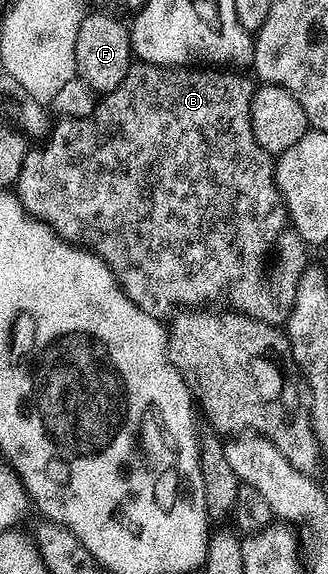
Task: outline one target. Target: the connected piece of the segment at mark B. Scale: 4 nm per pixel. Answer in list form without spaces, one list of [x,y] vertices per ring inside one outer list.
[[[135,62],[114,91],[107,91],[94,104],[94,112],[88,117],[75,119],[59,118],[51,126],[49,135],[42,143],[31,146],[24,157],[16,194],[22,202],[22,210],[34,219],[44,221],[61,239],[73,243],[100,256],[112,269],[122,287],[122,292],[144,313],[165,320],[179,309],[202,309],[207,305],[223,303],[223,308],[239,311],[253,319],[275,325],[285,324],[290,317],[290,308],[298,296],[300,277],[308,266],[307,244],[296,233],[286,203],[274,180],[275,156],[269,155],[256,141],[252,133],[250,106],[256,83],[249,74],[235,73],[230,69],[191,69],[190,67],[161,67],[155,63]]]

